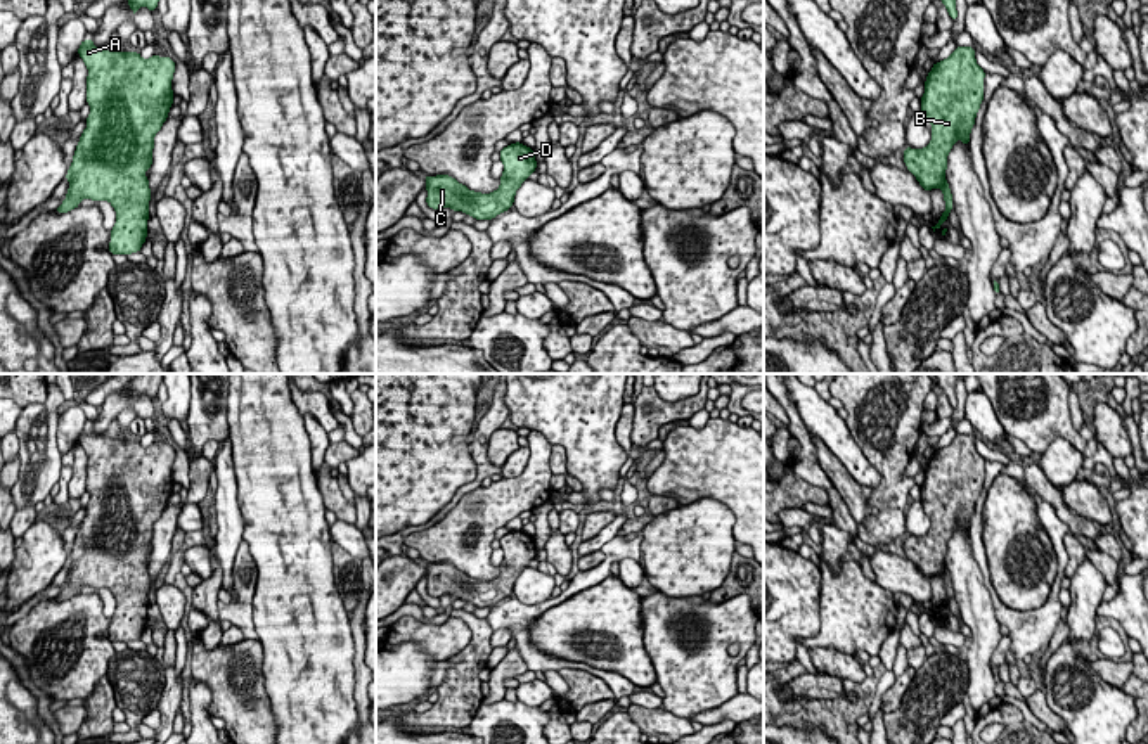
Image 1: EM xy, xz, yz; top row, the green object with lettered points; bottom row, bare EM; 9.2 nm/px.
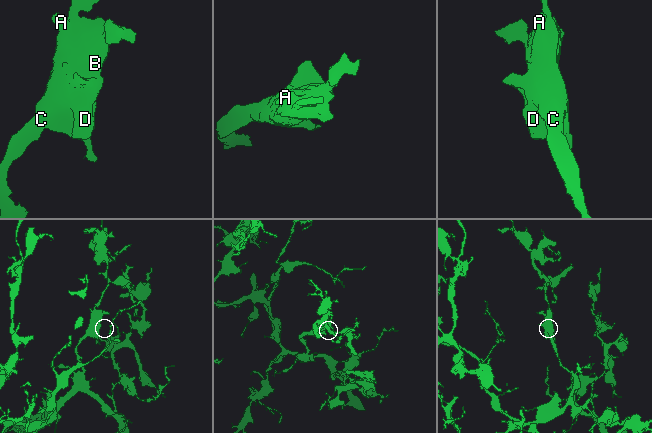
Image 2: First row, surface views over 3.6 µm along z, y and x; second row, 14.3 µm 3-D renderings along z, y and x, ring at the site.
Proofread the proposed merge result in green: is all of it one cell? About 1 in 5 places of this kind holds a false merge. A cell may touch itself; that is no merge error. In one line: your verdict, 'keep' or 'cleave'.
keep

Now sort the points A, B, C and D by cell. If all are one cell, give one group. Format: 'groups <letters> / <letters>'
groups A B C D

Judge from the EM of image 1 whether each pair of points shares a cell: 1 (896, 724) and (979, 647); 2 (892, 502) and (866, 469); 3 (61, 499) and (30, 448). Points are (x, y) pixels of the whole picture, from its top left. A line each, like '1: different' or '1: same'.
1: different
2: different
3: different

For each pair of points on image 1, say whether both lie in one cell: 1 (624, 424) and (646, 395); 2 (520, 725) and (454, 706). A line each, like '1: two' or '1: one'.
1: two
2: two

